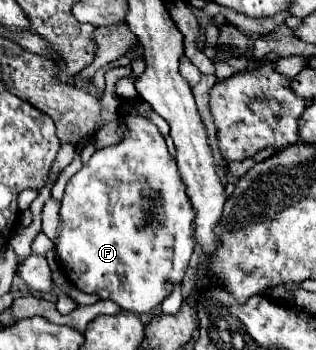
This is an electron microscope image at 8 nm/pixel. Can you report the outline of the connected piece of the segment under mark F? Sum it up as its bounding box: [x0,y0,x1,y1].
[56,98,196,314]

